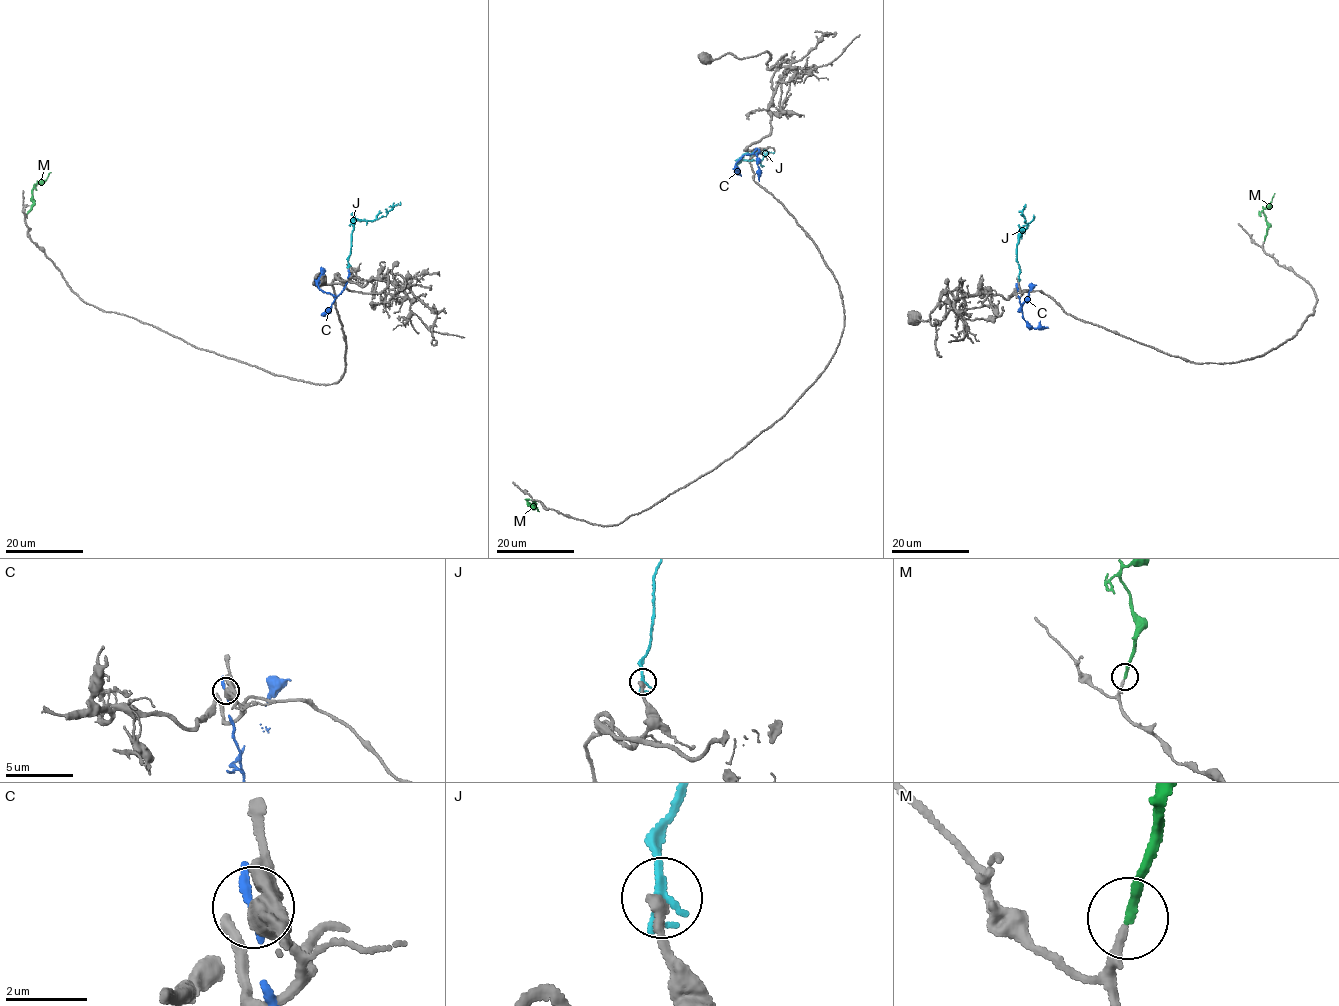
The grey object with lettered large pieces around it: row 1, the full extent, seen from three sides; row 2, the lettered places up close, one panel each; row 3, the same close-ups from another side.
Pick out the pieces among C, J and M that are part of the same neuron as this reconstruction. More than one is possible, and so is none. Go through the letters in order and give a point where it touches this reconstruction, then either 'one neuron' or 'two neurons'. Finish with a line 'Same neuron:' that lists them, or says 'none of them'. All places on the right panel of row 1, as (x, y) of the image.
C: (1017, 288) | two neurons
J: (1018, 277) | two neurons
M: (1264, 240) | one neuron
Same neuron: M

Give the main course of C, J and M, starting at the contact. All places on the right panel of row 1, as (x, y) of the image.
C: (1017, 288), (1022, 310), (1019, 310), (1030, 289), (1036, 285)
J: (1018, 278), (1017, 247), (1021, 230), (1027, 228), (1022, 213), (1025, 204)
M: (1264, 241), (1268, 227), (1263, 209), (1274, 193)

